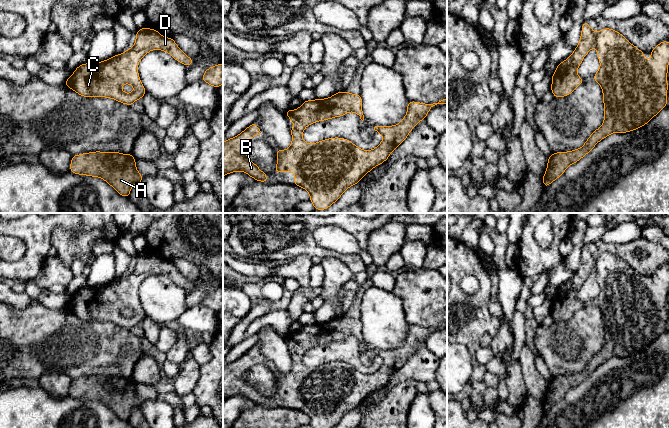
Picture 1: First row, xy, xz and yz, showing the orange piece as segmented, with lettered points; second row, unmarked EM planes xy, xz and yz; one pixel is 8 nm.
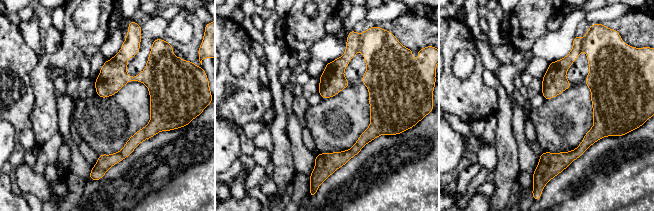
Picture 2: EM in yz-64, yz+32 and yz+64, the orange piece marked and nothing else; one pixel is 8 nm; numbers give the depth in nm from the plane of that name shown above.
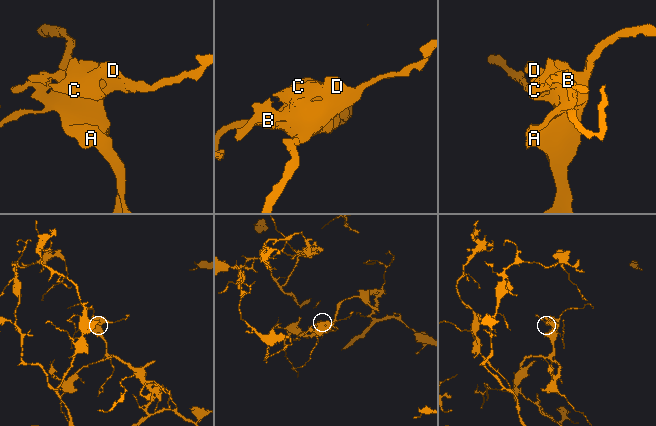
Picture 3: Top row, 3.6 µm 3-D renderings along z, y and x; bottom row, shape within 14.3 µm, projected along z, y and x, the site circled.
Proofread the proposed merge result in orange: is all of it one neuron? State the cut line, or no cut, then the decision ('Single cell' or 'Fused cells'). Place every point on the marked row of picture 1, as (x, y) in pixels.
No split. Single cell

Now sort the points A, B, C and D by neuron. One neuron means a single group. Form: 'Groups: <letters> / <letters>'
Groups: A B C D

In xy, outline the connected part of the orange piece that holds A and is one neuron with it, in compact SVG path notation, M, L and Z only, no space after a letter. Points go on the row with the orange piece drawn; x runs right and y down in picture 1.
M95 151L73 155L70 172L102 178L123 197L129 197L131 187L140 185L144 177L137 171L133 155L119 152Z

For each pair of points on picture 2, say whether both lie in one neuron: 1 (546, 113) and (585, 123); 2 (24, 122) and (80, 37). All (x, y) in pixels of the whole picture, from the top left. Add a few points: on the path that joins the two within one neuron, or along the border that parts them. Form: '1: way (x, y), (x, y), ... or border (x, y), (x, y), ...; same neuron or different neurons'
1: way (556, 120), (575, 120); same neuron
2: border (30, 85), (34, 97), (31, 127); different neurons

